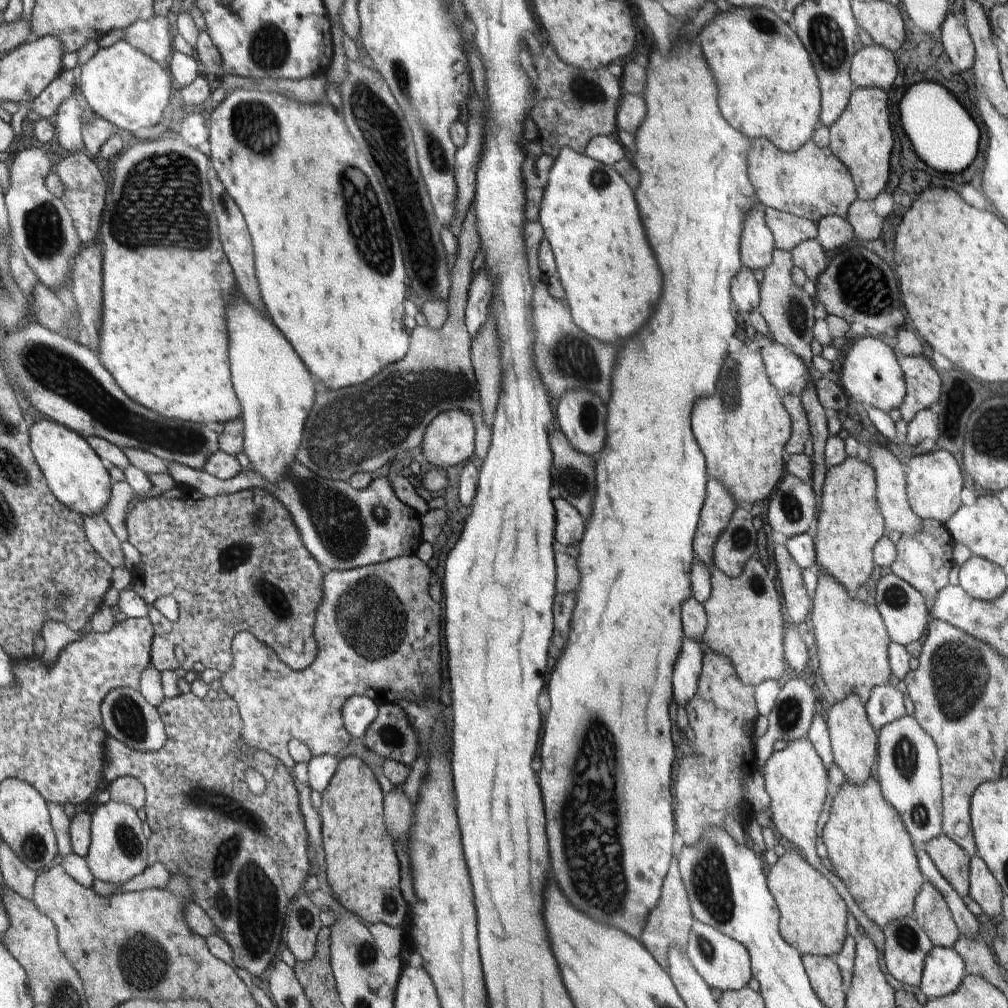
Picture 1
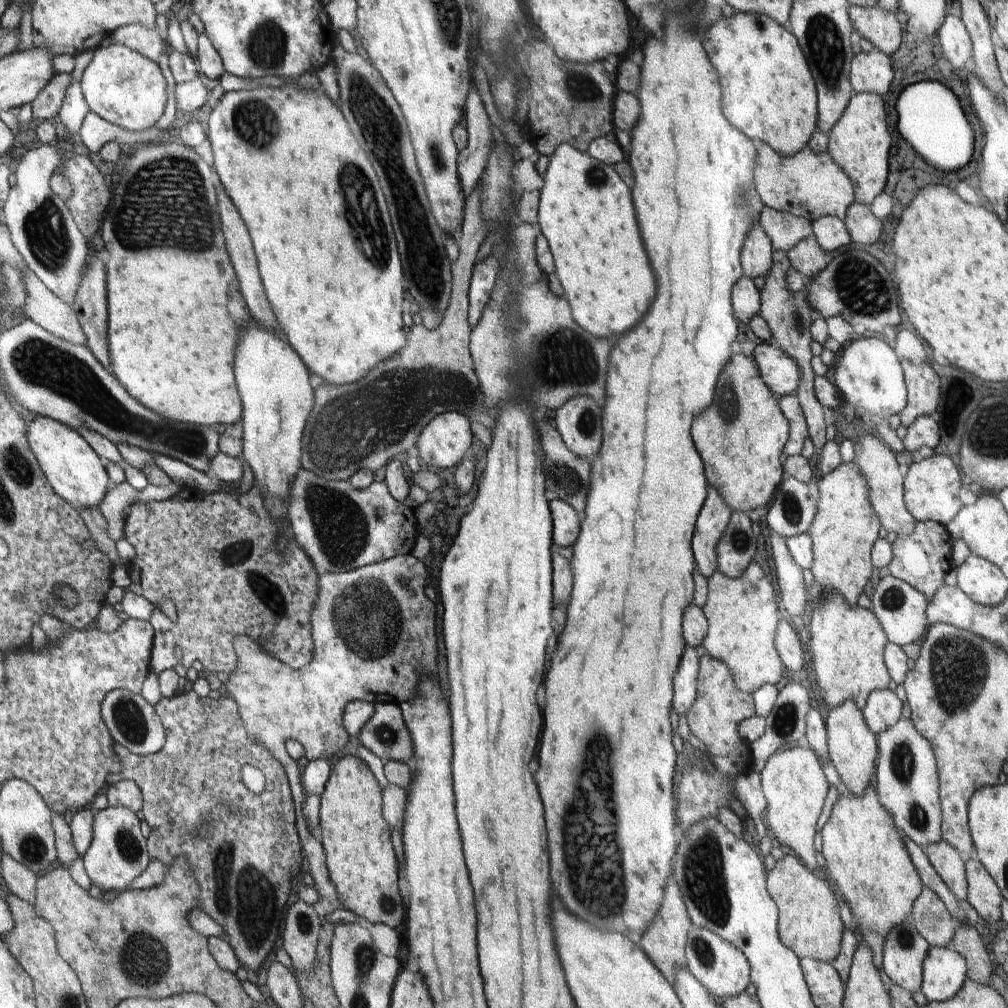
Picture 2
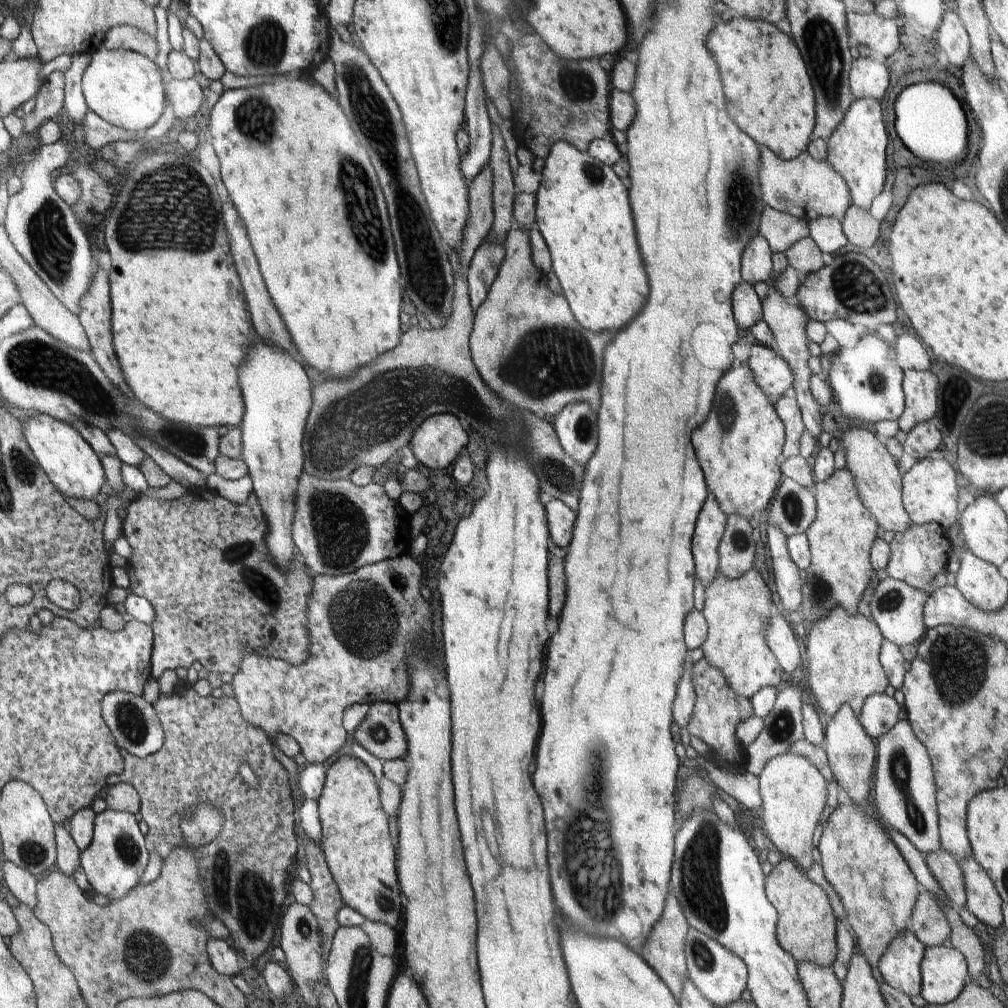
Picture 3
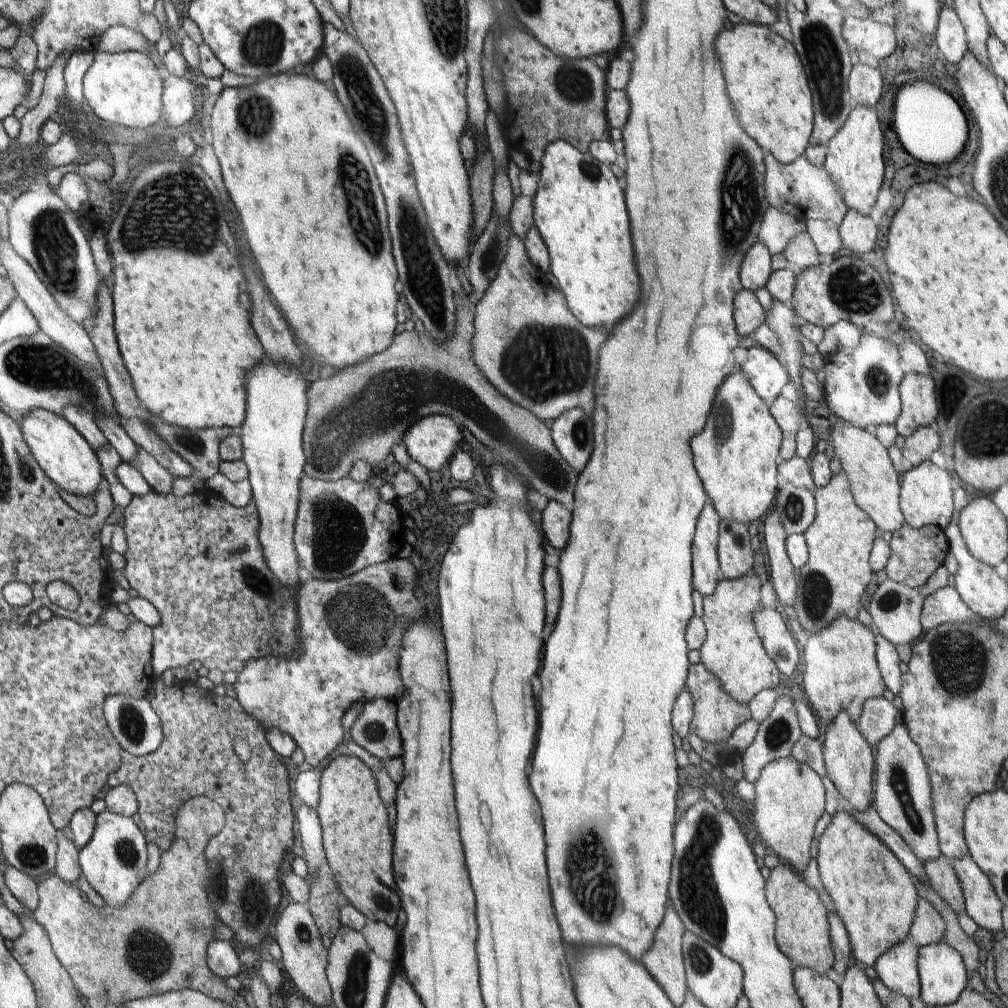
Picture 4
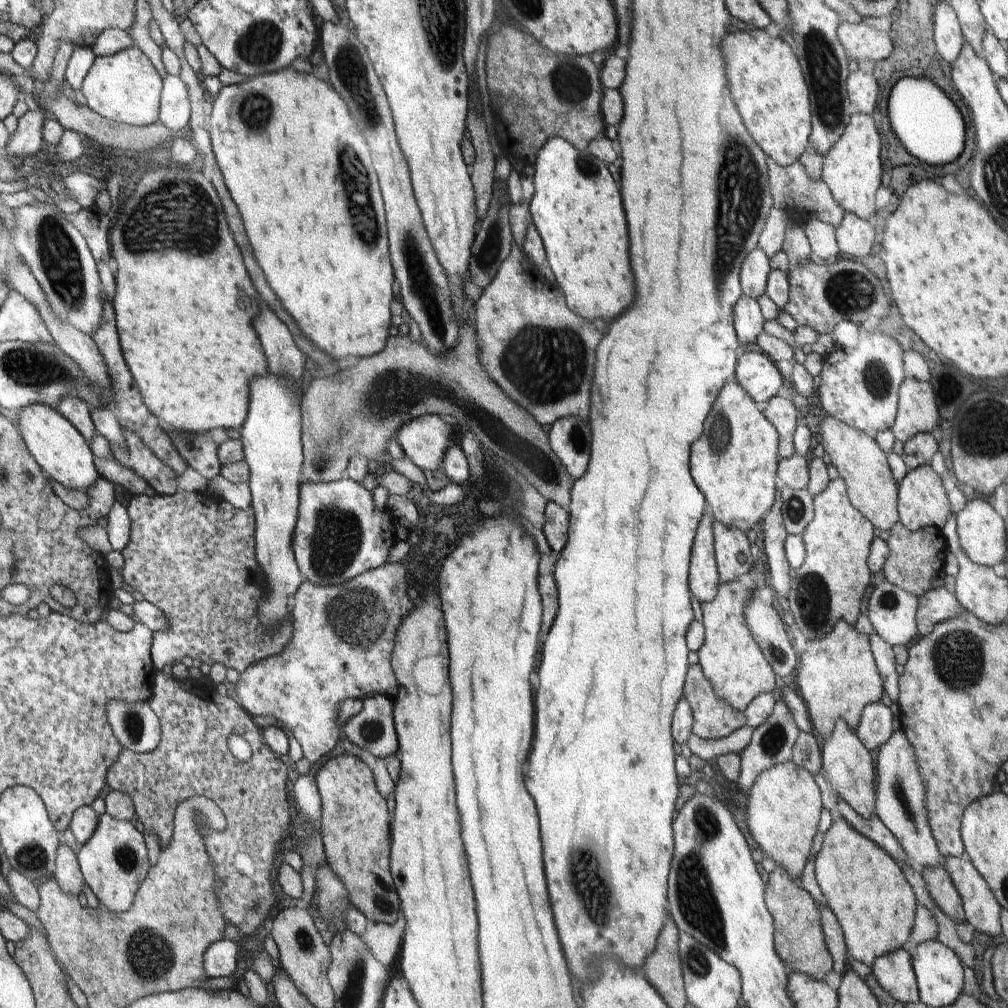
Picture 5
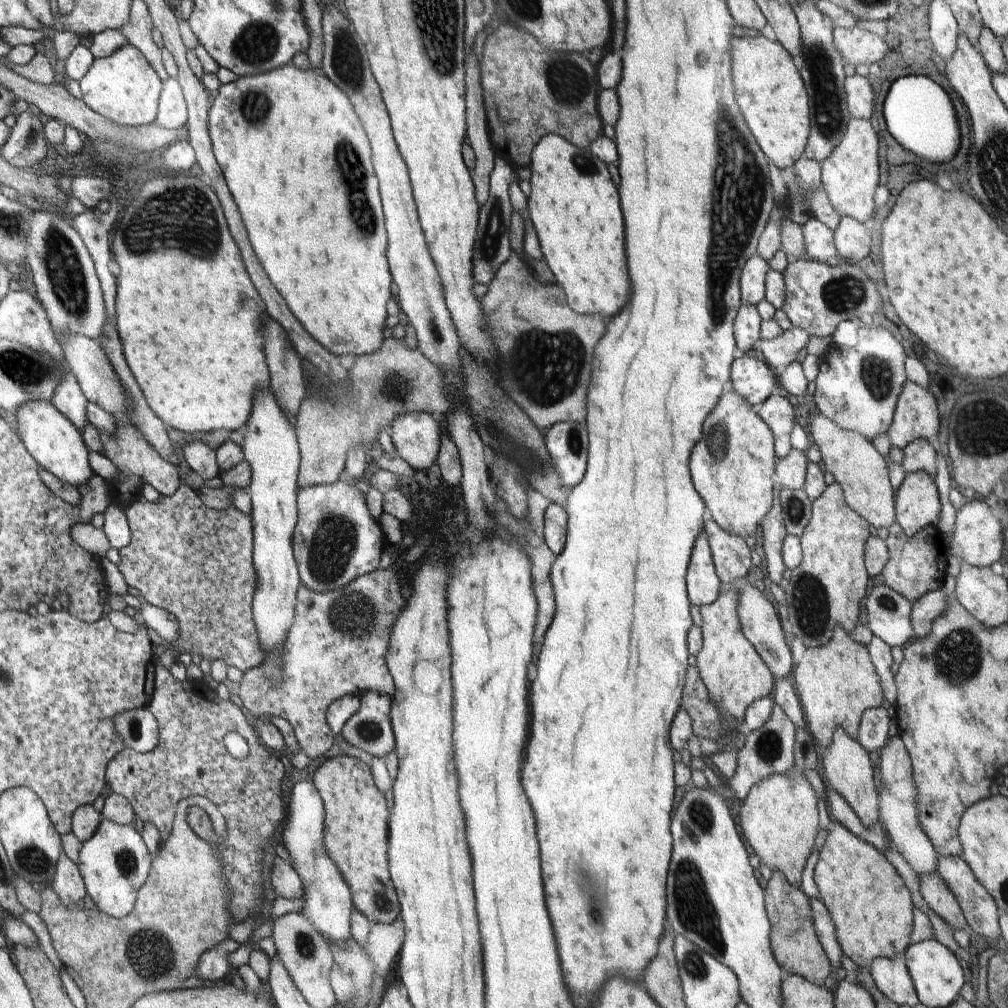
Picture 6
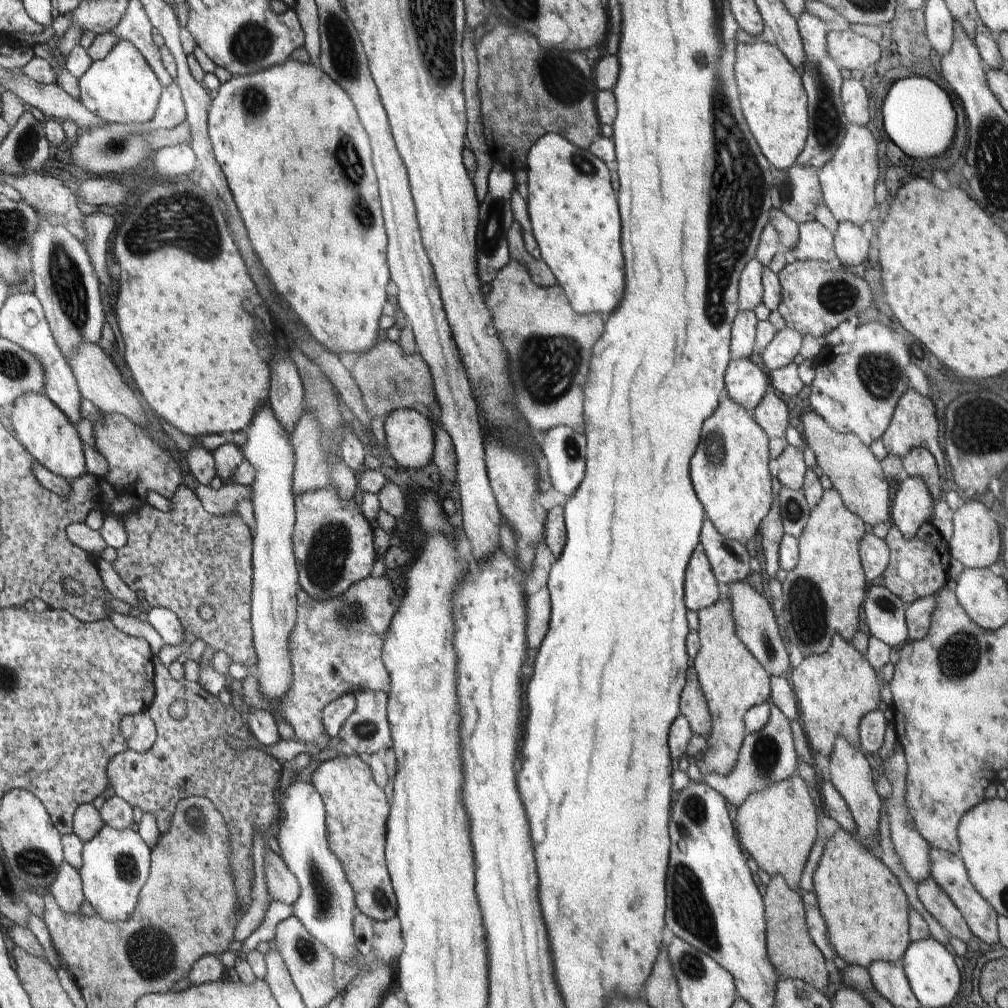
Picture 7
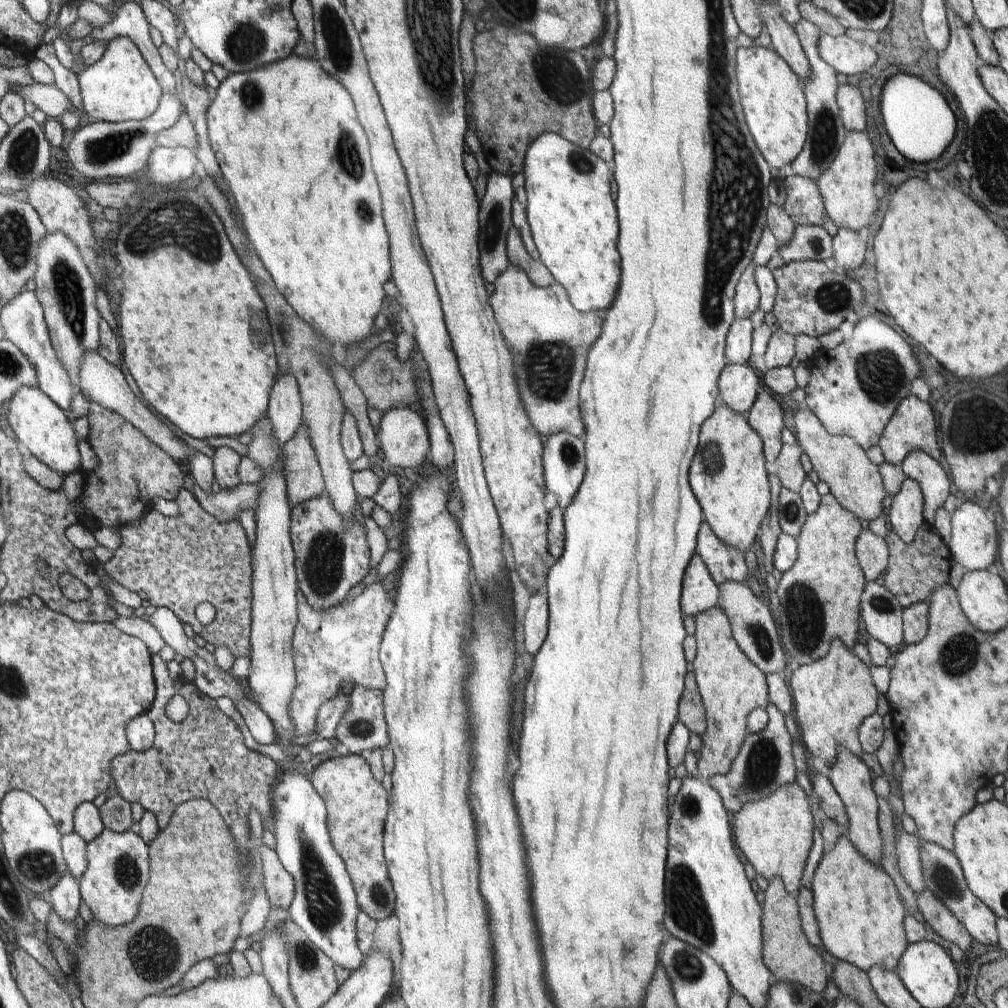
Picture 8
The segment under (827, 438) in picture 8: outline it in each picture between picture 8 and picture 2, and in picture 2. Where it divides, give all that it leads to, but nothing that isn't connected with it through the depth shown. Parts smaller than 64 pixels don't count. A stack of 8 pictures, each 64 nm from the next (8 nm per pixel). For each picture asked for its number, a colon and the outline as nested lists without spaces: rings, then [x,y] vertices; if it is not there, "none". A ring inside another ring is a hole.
2: [[[859,436],[855,444],[855,466],[857,470],[865,476],[867,488],[869,488],[869,504],[873,506],[873,512],[879,518],[879,524],[885,528],[885,532],[895,532],[897,536],[909,536],[915,528],[913,516],[907,512],[903,504],[903,478],[905,478],[905,468],[901,468],[895,460],[895,454],[885,448],[881,438],[877,436]]]
3: [[[855,426],[841,434],[839,446],[845,450],[845,468],[853,476],[853,486],[857,488],[861,504],[869,510],[869,516],[873,516],[877,526],[885,532],[893,532],[895,536],[905,532],[911,526],[911,520],[901,506],[903,472],[899,462],[895,462],[887,452],[883,440],[871,428]]]
4: [[[843,420],[833,422],[829,430],[825,430],[825,438],[833,448],[833,458],[839,462],[841,472],[847,476],[853,502],[869,516],[869,520],[881,532],[897,532],[905,518],[899,510],[899,492],[901,492],[901,476],[895,472],[887,450],[881,446],[877,436],[871,430],[855,428]]]
5: [[[827,416],[819,422],[819,438],[825,454],[829,456],[829,464],[837,470],[839,478],[845,482],[847,498],[851,506],[857,512],[861,512],[861,516],[865,516],[865,520],[869,520],[869,524],[879,532],[891,530],[895,524],[899,524],[899,514],[897,514],[899,484],[893,480],[893,474],[887,464],[887,456],[875,444],[873,436],[857,432],[855,428]]]
6: [[[821,414],[811,418],[809,436],[821,454],[825,472],[831,472],[835,484],[843,490],[845,504],[873,528],[889,528],[895,524],[895,498],[887,480],[887,458],[883,458],[859,432],[841,430],[833,420]]]
7: [[[807,412],[799,418],[801,422],[801,438],[803,446],[807,446],[815,454],[817,468],[831,482],[833,490],[841,494],[841,502],[849,512],[859,516],[865,524],[887,524],[891,526],[891,502],[889,502],[889,484],[881,472],[879,460],[871,454],[871,448],[865,446],[855,434],[839,434],[815,412]]]

